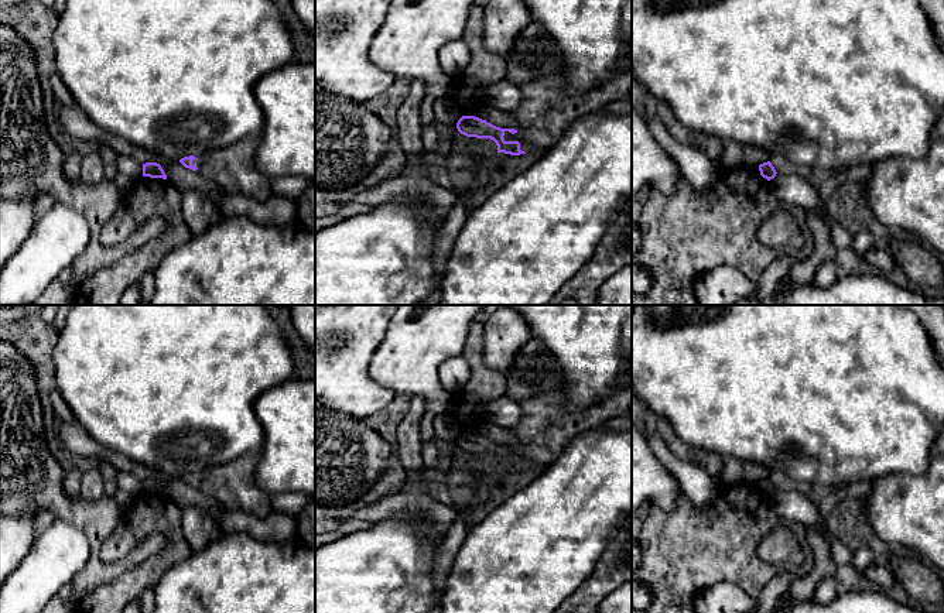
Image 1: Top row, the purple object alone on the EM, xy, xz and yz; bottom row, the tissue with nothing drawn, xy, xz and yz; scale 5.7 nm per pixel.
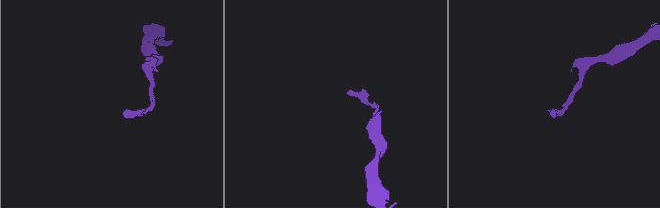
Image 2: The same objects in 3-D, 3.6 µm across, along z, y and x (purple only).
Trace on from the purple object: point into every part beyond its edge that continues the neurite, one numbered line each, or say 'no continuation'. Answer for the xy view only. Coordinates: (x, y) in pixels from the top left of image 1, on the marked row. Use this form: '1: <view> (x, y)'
1: xy (233, 168)

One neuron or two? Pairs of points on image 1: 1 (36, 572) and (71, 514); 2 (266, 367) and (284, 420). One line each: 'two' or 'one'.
1: two
2: two

